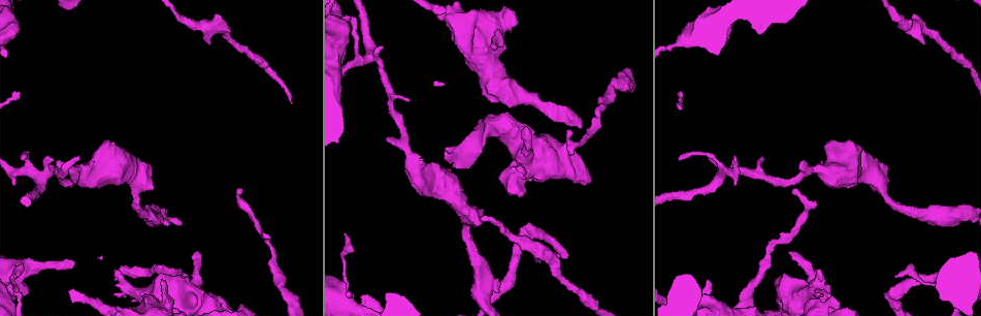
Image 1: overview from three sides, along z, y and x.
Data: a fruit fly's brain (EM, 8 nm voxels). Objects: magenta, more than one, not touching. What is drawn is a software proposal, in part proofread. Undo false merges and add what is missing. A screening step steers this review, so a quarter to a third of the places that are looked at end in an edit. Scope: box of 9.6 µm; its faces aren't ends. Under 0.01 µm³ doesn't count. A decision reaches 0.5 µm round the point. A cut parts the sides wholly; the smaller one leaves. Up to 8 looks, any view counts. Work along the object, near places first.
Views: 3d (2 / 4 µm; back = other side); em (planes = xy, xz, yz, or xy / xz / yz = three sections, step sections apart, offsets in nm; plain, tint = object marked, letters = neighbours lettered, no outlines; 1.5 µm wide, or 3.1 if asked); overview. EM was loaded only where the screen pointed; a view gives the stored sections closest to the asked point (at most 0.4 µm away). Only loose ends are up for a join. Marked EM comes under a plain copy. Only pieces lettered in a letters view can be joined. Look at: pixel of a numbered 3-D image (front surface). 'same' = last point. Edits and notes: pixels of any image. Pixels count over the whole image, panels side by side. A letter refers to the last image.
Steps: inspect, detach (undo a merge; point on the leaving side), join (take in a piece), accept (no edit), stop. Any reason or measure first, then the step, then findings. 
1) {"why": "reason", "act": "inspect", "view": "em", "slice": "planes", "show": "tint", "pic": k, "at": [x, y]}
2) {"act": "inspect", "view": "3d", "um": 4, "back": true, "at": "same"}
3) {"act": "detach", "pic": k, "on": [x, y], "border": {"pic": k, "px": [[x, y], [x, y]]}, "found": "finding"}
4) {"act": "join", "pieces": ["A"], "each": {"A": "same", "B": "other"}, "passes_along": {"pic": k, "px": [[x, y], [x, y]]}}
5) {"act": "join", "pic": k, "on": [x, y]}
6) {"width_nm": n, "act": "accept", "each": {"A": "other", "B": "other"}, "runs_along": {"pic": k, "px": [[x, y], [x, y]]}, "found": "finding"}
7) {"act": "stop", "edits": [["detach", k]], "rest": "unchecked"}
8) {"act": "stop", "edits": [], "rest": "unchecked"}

{"why": "stops while still wide", "act": "inspect", "view": "3d", "um": 2, "pic": 1, "at": [498, 285]}

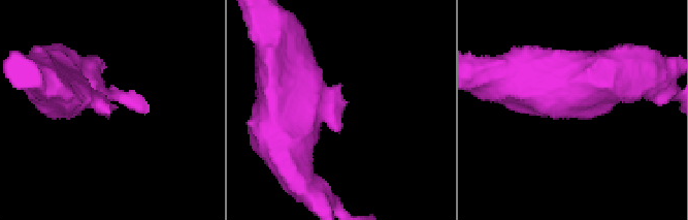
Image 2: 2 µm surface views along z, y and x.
{"why": "now the EM", "act": "inspect", "view": "em", "slice": "planes", "show": "letters", "pic": 2, "at": [342, 110]}

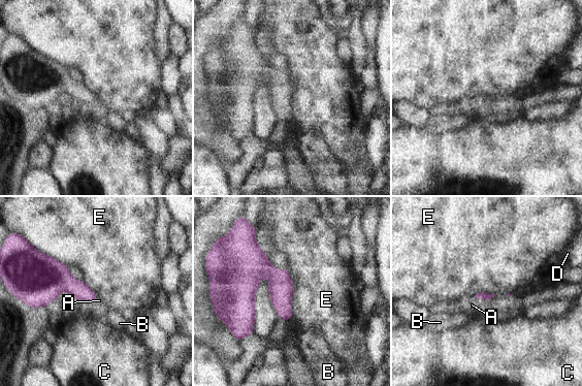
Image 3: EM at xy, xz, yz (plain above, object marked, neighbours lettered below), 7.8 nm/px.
{"act": "join", "pieces": ["A"], "each": {"A": "same", "B": "other", "C": "other", "D": "other", "E": "other"}, "passes_along": {"pic": 3, "px": [[485, 297], [480, 298], [472, 304]]}, "found": "it goes on there"}

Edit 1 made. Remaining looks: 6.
{"act": "inspect", "view": "3d", "um": 4, "pic": 1, "at": [11, 288]}

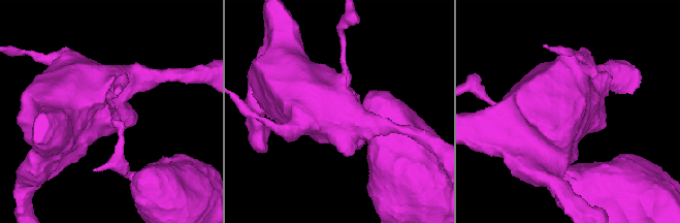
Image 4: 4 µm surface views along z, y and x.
{"act": "inspect", "view": "em", "slice": "xy", "step": 8, "show": "tint", "pic": 4, "at": [106, 116]}

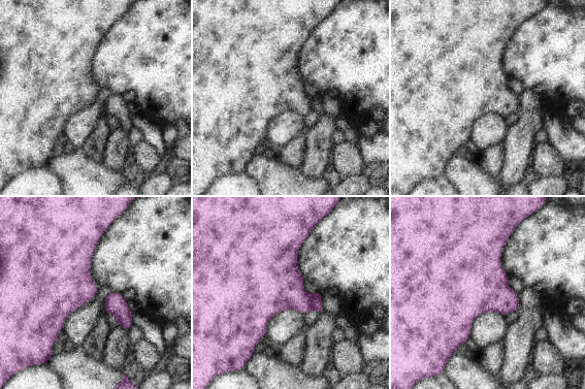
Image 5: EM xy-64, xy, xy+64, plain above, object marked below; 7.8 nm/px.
{"why": "see the neighbours", "act": "inspect", "view": "em", "slice": "xy", "step": 8, "show": "letters", "at": "same"}

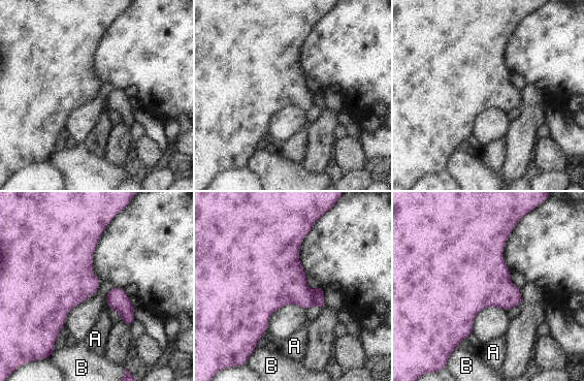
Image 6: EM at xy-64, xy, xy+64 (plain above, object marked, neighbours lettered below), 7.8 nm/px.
{"act": "detach", "pic": 6, "on": [318, 293], "each": {"A": "other", "B": "other"}, "border": {"pic": 6, "px": [[313, 290], [313, 300], [311, 303]]}, "found": "two neurons meet here"}

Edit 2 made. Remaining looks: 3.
{"why": "free end", "act": "inspect", "view": "em", "slice": "yz", "step": 4, "show": "letters", "pic": 1, "at": [925, 43]}

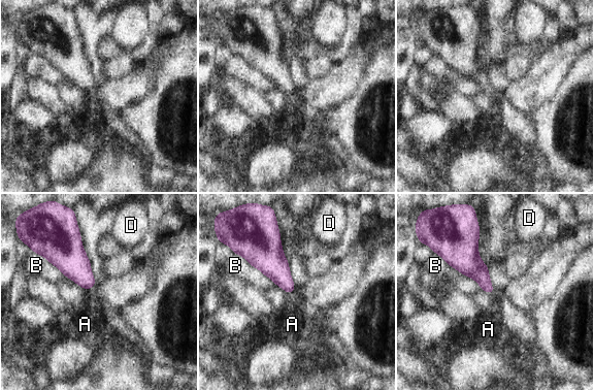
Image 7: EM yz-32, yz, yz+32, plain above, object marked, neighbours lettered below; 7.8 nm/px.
{"act": "accept", "each": {"A": "other", "B": "other", "D": "other"}, "found": "no lettered piece goes on from it"}

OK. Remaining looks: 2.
{"act": "stop", "edits": [["join", 3], ["detach", 6]], "rest": "unchecked"}

